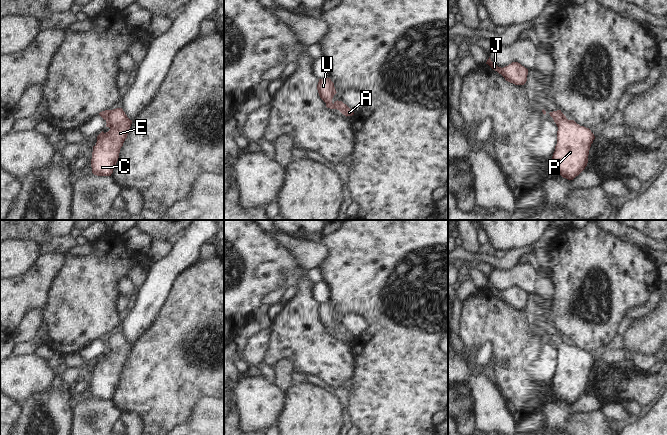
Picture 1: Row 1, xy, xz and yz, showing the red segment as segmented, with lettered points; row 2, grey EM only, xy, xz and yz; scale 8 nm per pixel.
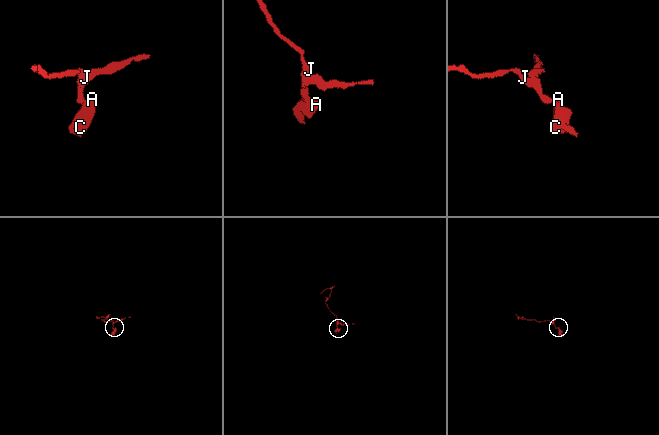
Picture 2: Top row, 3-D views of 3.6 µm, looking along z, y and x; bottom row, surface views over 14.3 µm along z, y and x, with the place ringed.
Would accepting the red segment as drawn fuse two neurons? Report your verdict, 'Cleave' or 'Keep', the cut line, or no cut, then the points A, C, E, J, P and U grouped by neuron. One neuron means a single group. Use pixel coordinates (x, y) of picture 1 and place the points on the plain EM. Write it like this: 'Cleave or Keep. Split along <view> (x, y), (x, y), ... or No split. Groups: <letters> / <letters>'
Keep. No split. Groups: A C E J P U

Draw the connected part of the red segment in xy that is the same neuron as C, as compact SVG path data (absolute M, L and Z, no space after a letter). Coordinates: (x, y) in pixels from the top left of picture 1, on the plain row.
M122 332L105 334L99 339L106 345L106 351L110 354L106 357L102 355L97 360L91 383L92 397L97 400L111 400L132 344L127 341Z

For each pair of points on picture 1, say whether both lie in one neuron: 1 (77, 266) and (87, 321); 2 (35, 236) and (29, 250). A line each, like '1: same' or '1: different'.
1: same
2: different

